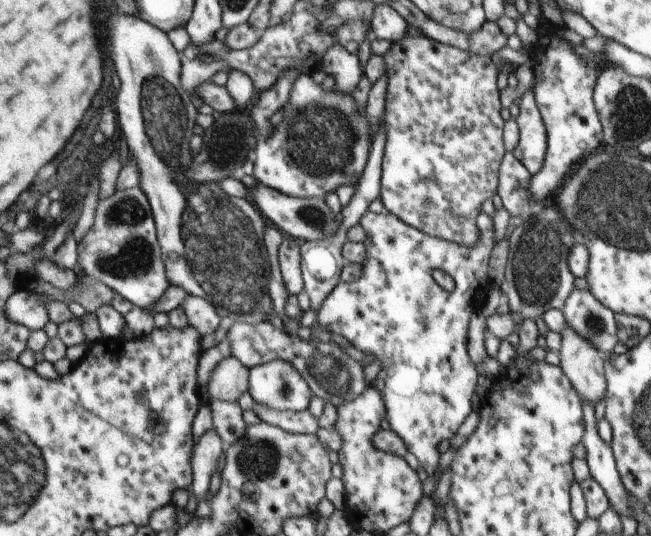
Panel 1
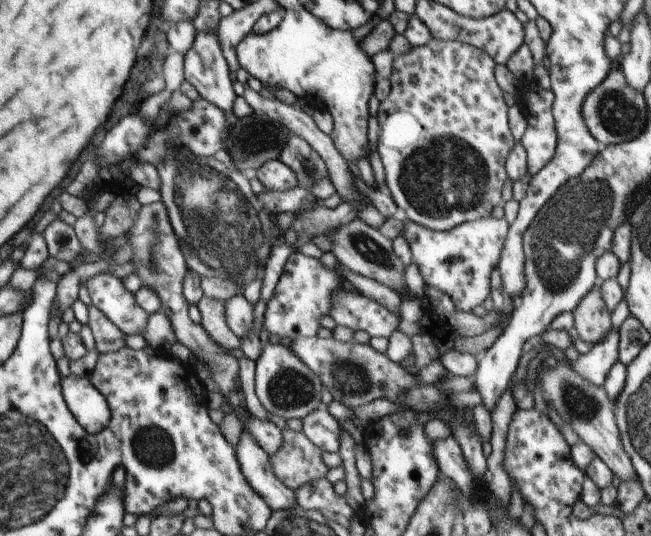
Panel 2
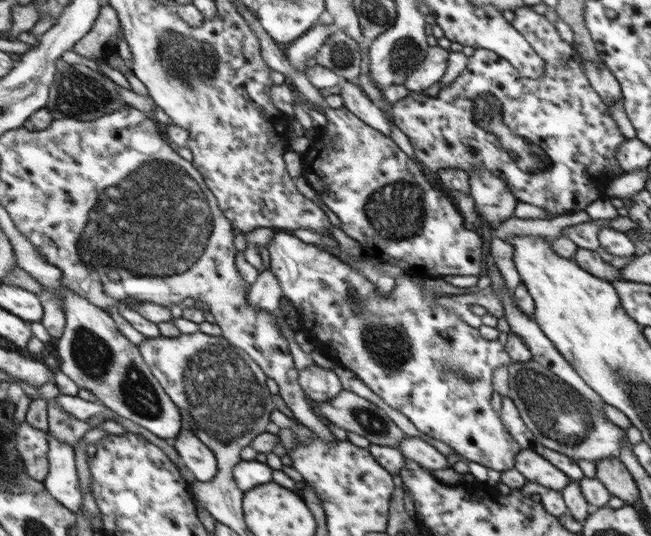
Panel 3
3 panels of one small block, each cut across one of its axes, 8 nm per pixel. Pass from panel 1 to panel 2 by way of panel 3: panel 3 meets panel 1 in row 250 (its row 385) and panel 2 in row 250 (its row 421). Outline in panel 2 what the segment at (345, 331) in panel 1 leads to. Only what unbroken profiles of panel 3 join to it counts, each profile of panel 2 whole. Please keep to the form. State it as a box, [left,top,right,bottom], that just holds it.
[402,217,510,313]

